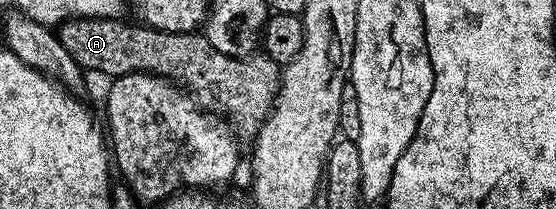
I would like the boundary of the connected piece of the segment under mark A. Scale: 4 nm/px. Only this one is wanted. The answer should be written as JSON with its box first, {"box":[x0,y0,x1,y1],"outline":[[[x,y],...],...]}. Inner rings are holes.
{"box":[57,17,281,135],"outline":[[[74,17],[58,26],[57,36],[61,47],[73,55],[75,62],[84,71],[91,69],[95,73],[104,73],[107,79],[114,79],[130,73],[151,73],[154,77],[166,77],[175,82],[195,98],[196,105],[206,112],[216,114],[226,119],[240,134],[254,135],[259,132],[263,120],[271,113],[271,106],[279,94],[279,78],[281,66],[269,59],[267,54],[256,51],[249,57],[230,57],[221,55],[213,43],[207,41],[202,32],[166,33],[164,29],[153,29],[142,23],[130,25],[127,19],[113,17]]]}

